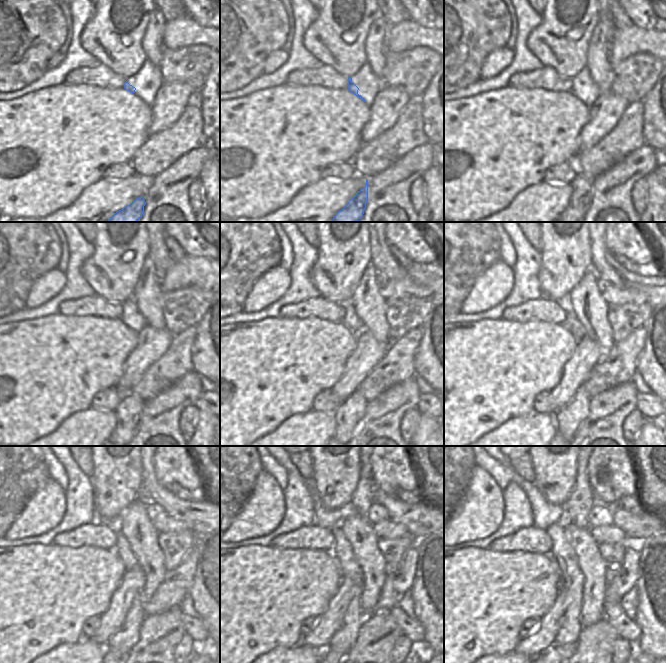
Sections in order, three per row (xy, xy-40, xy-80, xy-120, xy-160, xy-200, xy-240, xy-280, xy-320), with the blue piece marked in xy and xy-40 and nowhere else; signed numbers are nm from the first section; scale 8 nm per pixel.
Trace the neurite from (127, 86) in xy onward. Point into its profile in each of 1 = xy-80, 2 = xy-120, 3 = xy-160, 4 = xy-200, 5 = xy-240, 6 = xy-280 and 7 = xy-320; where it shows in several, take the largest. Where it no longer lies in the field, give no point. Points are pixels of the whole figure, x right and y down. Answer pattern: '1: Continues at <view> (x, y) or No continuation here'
1: Continues at xy-80 (577, 91)
2: Continues at xy-120 (128, 317)
3: Continues at xy-160 (351, 321)
4: Continues at xy-200 (571, 323)
5: Continues at xy-240 (122, 548)
6: Continues at xy-280 (342, 550)
7: Continues at xy-320 (571, 578)

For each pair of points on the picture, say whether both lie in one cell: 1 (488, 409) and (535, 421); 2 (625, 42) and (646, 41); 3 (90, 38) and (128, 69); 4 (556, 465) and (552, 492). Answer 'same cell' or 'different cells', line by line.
1: different cells
2: same cell
3: same cell
4: same cell

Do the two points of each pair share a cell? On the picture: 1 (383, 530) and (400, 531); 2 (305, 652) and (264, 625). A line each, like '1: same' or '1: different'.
1: same
2: different

